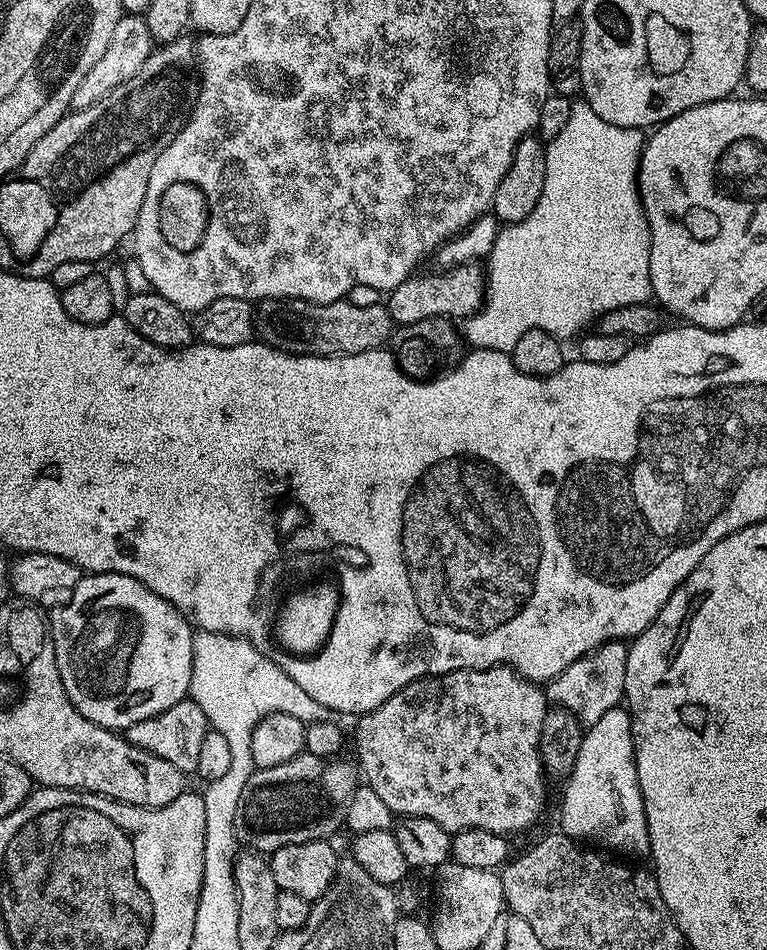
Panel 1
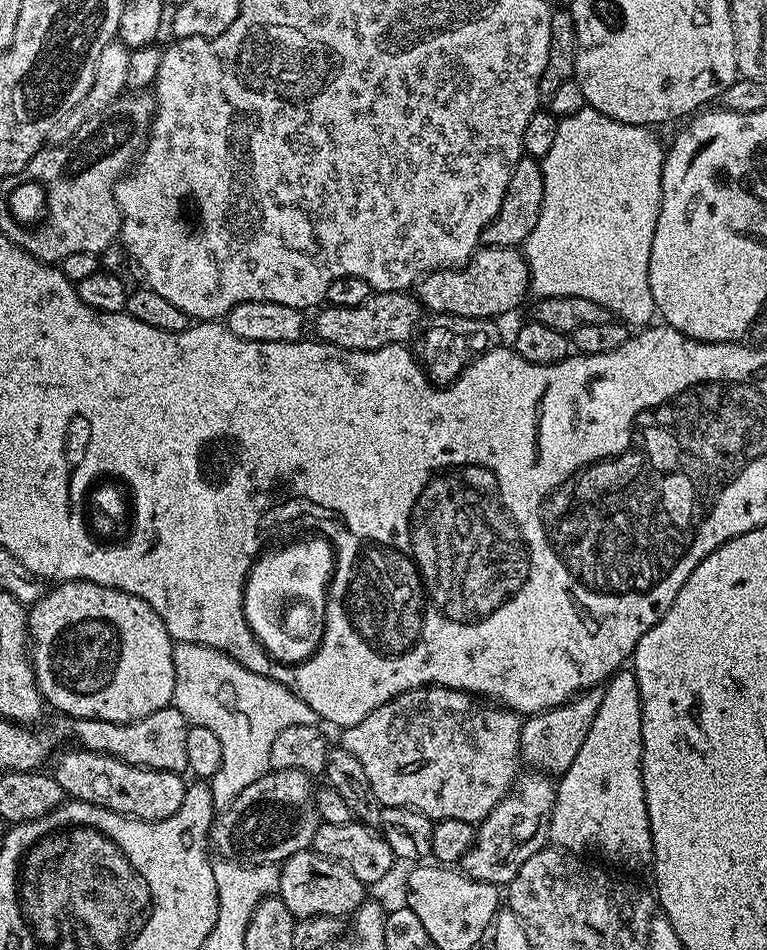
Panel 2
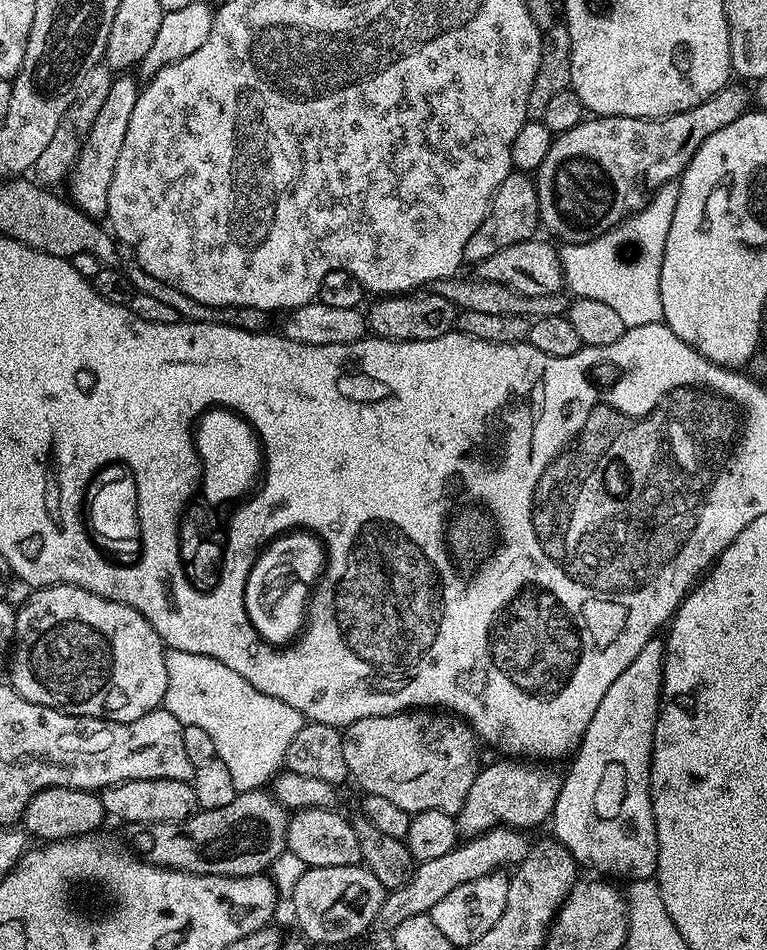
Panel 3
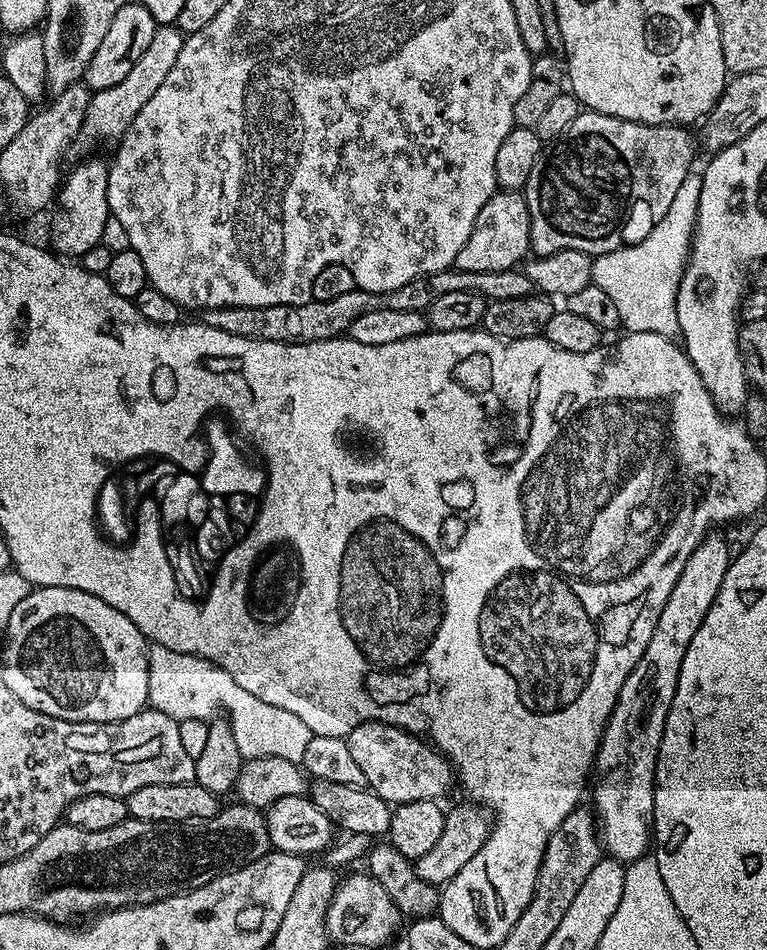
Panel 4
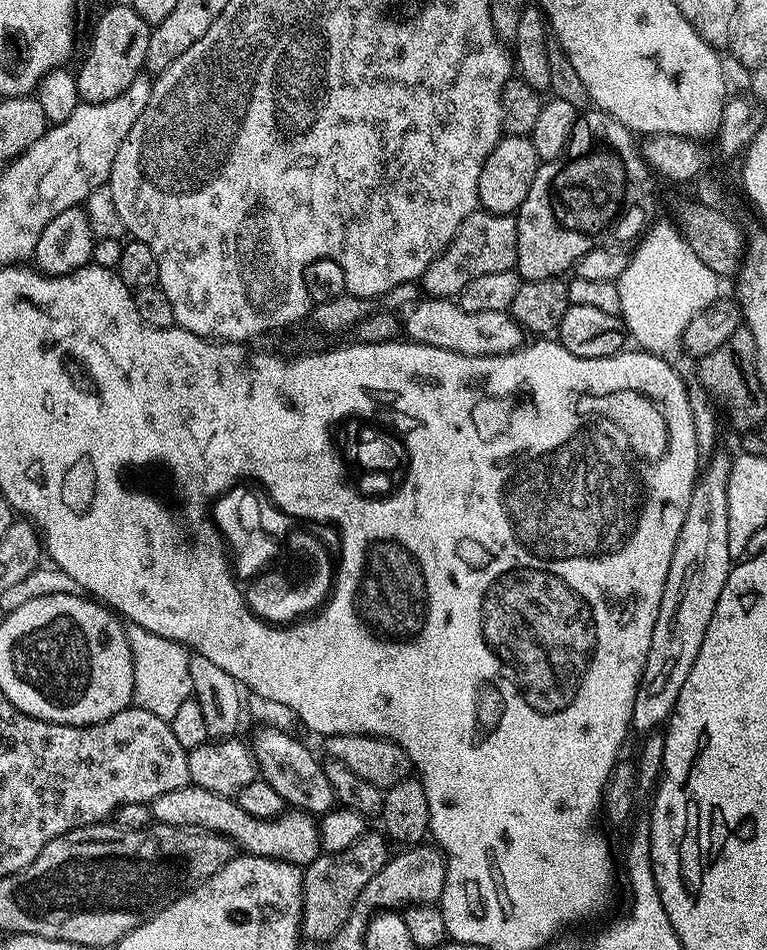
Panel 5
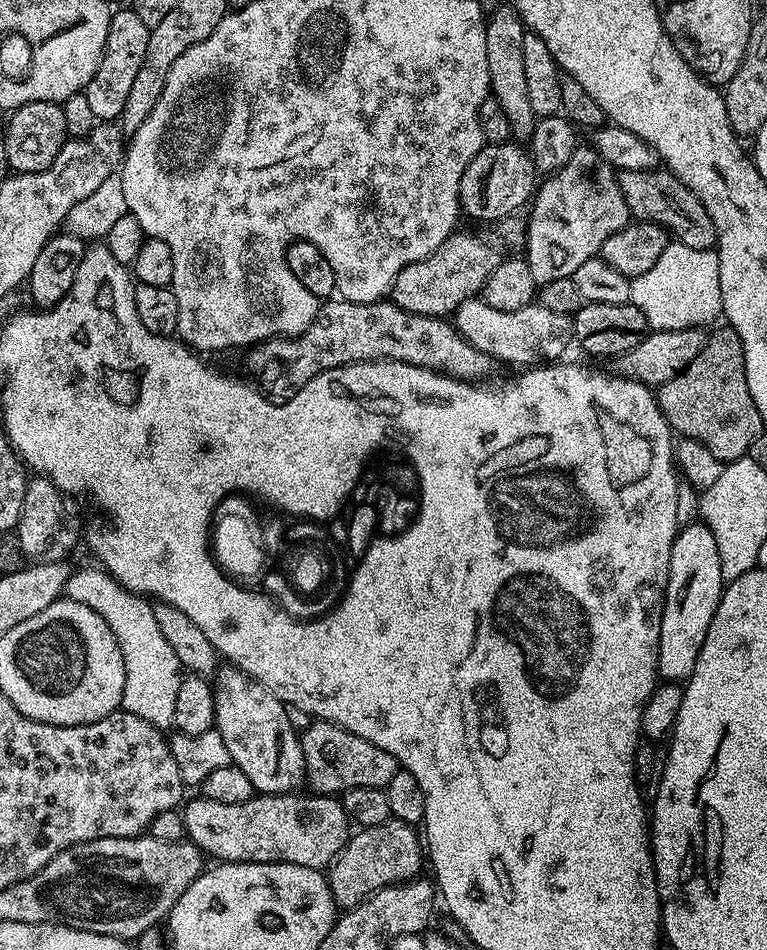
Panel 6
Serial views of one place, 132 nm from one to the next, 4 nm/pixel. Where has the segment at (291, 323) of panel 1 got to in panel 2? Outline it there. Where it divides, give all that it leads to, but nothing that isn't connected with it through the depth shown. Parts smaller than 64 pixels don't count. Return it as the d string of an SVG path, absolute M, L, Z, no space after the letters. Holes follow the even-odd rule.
M377 292L358 306L334 308L324 306L315 313L315 339L339 348L351 348L354 352L378 350L383 344L404 344L421 327L422 305L415 295L403 292ZM409 295L409 296L408 296ZM321 311L321 312L320 312ZM320 312L320 313L319 313ZM420 324L420 325L419 325Z

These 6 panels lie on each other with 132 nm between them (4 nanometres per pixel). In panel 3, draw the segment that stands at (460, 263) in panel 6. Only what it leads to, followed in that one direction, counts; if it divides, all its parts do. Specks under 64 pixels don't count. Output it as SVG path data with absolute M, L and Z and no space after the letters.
M512 171L502 178L502 186L492 195L492 205L488 207L488 217L470 234L470 242L466 242L465 261L478 266L490 254L498 254L498 250L506 250L506 246L514 246L518 242L526 242L541 231L540 207L538 206L538 190L536 181L527 172Z

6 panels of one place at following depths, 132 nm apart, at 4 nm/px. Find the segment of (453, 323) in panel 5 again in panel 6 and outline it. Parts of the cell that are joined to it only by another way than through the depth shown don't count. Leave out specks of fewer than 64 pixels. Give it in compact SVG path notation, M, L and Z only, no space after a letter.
M483 299L467 300L462 302L462 306L458 306L454 313L454 327L460 336L470 342L470 346L474 346L478 350L482 350L486 354L490 354L501 365L504 364L524 364L520 366L536 366L544 362L556 362L561 359L560 356L571 345L574 340L572 331L572 316L563 316L562 314L554 314L554 310L546 310L546 306L542 306L539 302L533 302L522 306L522 310L494 310L485 304Z

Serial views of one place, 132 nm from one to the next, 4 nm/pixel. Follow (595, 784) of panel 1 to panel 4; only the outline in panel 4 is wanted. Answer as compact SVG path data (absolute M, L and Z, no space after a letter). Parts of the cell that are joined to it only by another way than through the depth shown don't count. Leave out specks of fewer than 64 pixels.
M716 535L705 536L704 541L694 550L694 554L686 558L686 566L682 566L682 574L678 574L678 582L674 582L674 590L670 590L670 598L666 598L666 606L662 606L662 614L658 614L658 626L654 626L654 634L650 634L650 642L642 658L638 658L634 670L630 670L618 694L618 702L606 722L596 751L590 804L596 813L603 851L609 857L621 862L631 862L645 855L649 851L650 841L654 836L652 811L656 789L656 763L662 742L662 730L666 726L666 714L670 714L670 706L674 702L674 690L678 686L678 670L682 670L682 658L686 658L686 646L690 646L698 626L702 626L702 618L706 618L710 606L714 606L714 598L718 598L722 578L726 578L726 570L732 563L734 555L733 549L728 549L727 542Z

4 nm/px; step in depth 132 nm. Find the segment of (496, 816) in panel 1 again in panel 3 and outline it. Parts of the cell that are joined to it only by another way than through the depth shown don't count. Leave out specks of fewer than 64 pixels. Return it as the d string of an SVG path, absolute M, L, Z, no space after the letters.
M440 710L358 718L343 733L342 751L349 777L356 779L367 795L386 798L410 814L422 810L460 812L482 767L481 745L475 730L463 718Z

